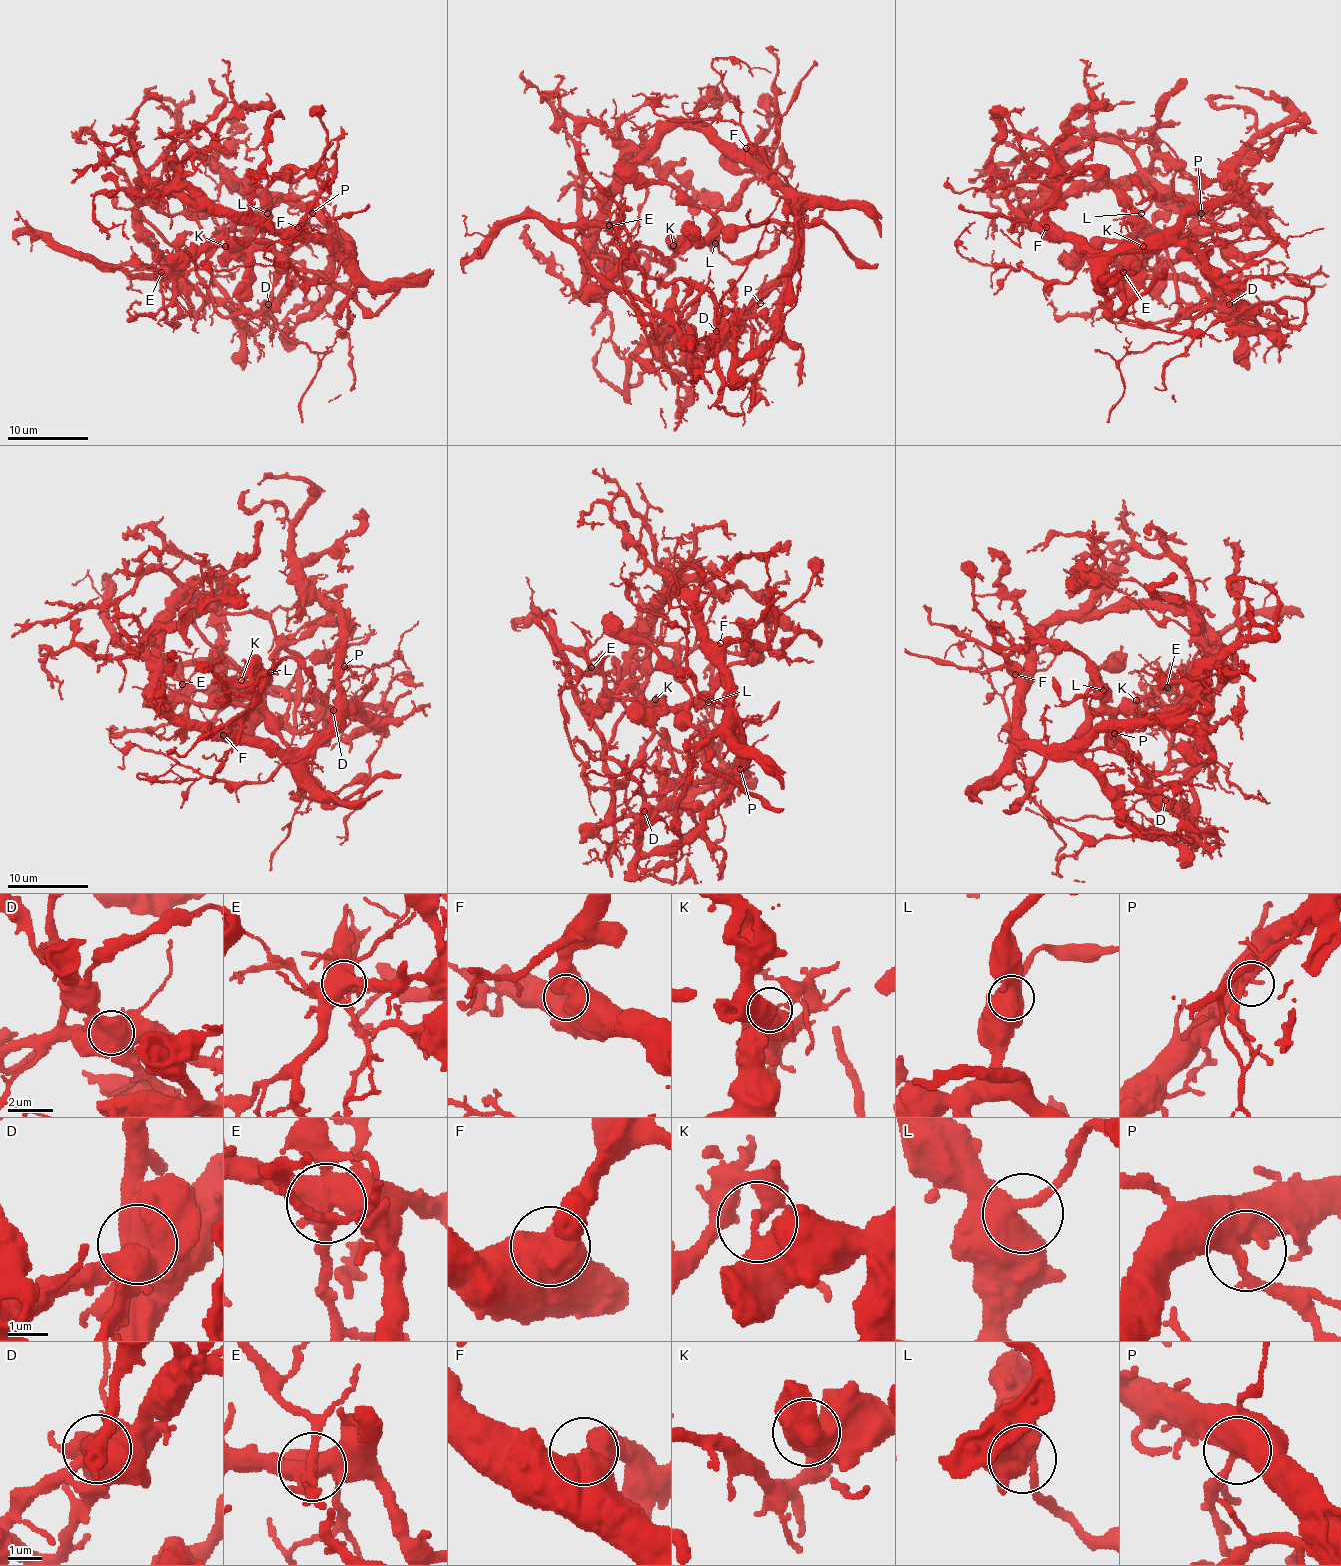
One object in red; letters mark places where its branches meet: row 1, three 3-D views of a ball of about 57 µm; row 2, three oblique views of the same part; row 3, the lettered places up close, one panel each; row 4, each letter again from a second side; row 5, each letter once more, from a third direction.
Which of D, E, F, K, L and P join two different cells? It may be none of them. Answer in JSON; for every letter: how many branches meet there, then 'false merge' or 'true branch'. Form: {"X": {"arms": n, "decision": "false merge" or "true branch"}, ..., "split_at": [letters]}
{"D": {"arms": 2, "decision": "false merge"}, "E": {"arms": 5, "decision": "false merge"}, "F": {"arms": 2, "decision": "true branch"}, "K": {"arms": 2, "decision": "false merge"}, "L": {"arms": 2, "decision": "true branch"}, "P": {"arms": 2, "decision": "true branch"}, "split_at": ["D", "E", "K"]}

